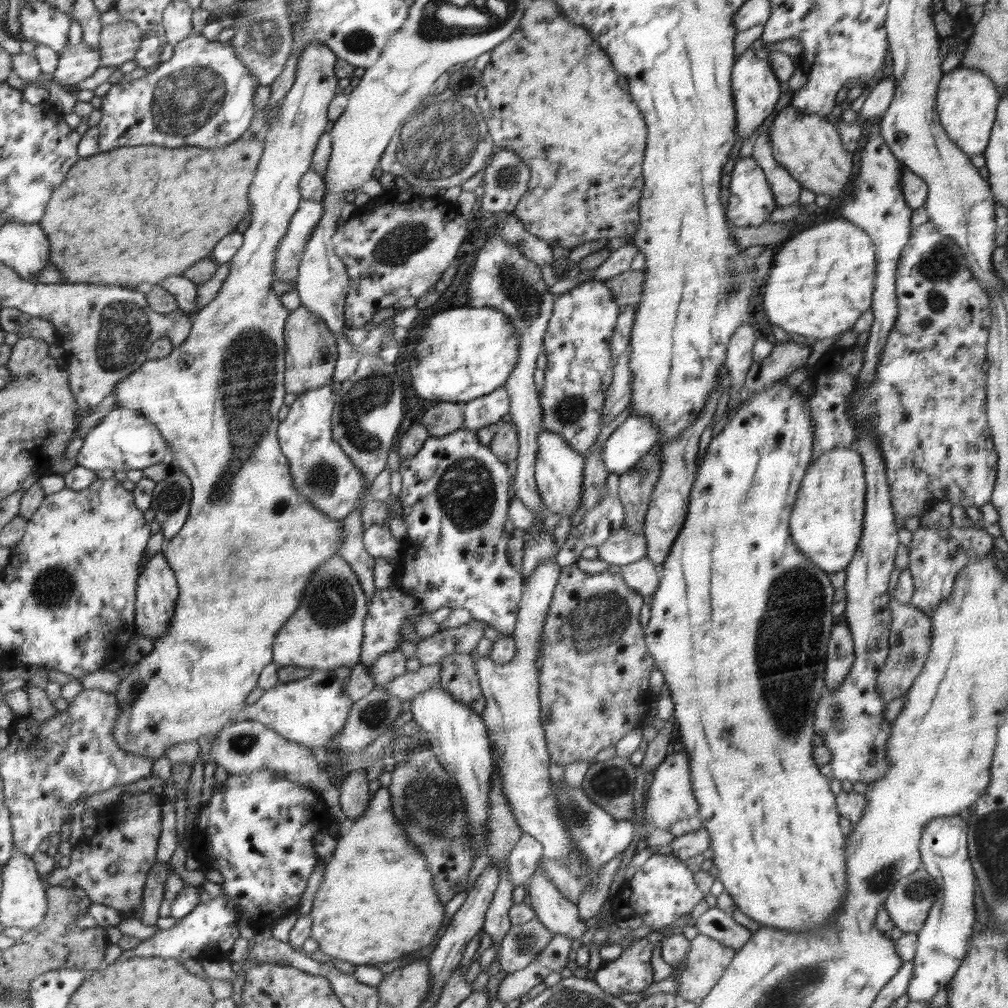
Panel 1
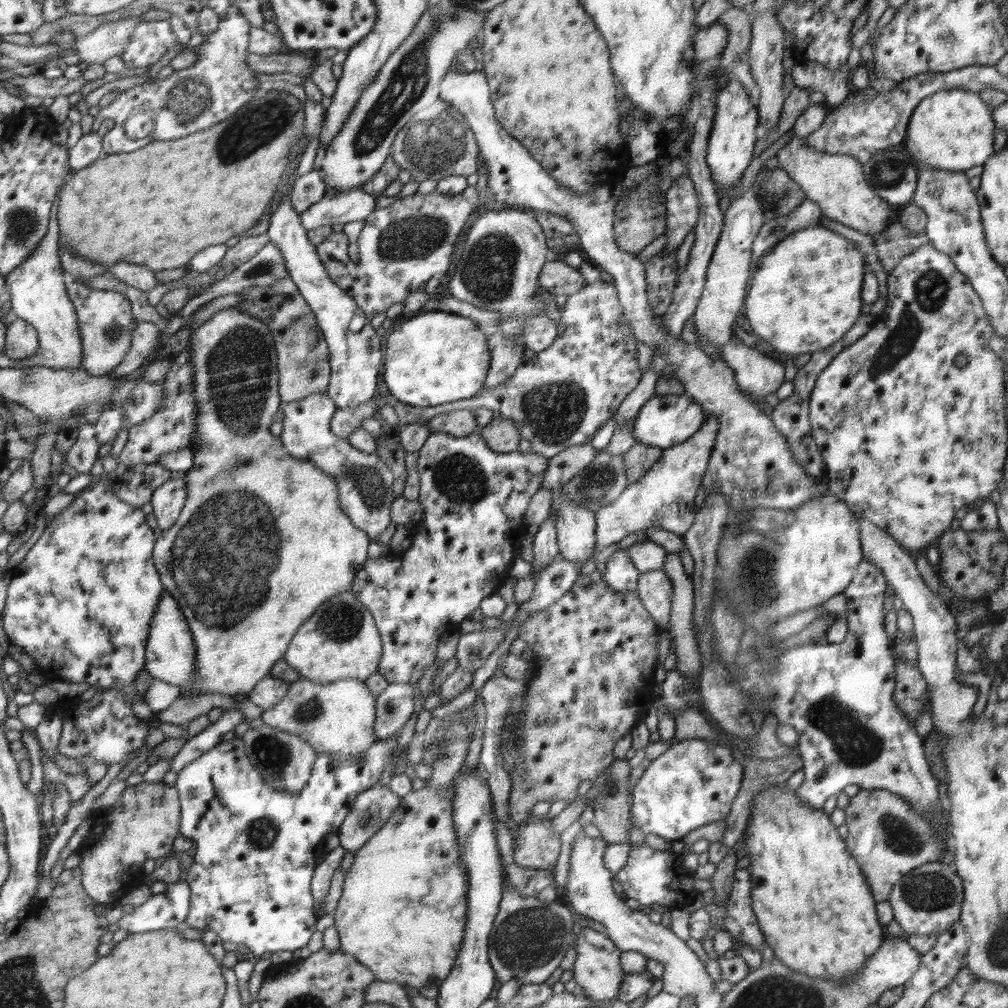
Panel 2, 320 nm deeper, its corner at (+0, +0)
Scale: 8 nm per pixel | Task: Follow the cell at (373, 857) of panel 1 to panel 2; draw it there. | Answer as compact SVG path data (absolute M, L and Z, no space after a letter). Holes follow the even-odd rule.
M450 781L448 784L438 788L423 786L422 789L412 790L406 794L401 800L401 805L397 811L391 816L385 826L381 828L370 838L365 846L354 852L354 862L350 870L345 875L343 891L338 906L333 913L335 918L334 926L338 930L340 940L340 951L350 953L358 962L366 965L374 972L377 980L386 982L396 982L404 986L412 988L439 988L451 974L453 967L456 965L456 960L461 950L462 940L466 935L466 924L468 917L467 908L467 893L469 892L470 880L467 877L467 868L462 862L462 852L459 849L458 832L455 832L455 822L453 814L453 800L455 792L455 782Z

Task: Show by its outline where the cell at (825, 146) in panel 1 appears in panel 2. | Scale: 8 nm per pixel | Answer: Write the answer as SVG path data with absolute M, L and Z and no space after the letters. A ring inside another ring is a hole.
M794 136L774 158L775 164L804 192L807 199L818 204L823 217L850 227L864 236L871 236L876 243L876 236L884 233L899 211L895 206L879 198L866 183L863 164L853 156L846 154L828 154L818 152L807 145L805 137Z

